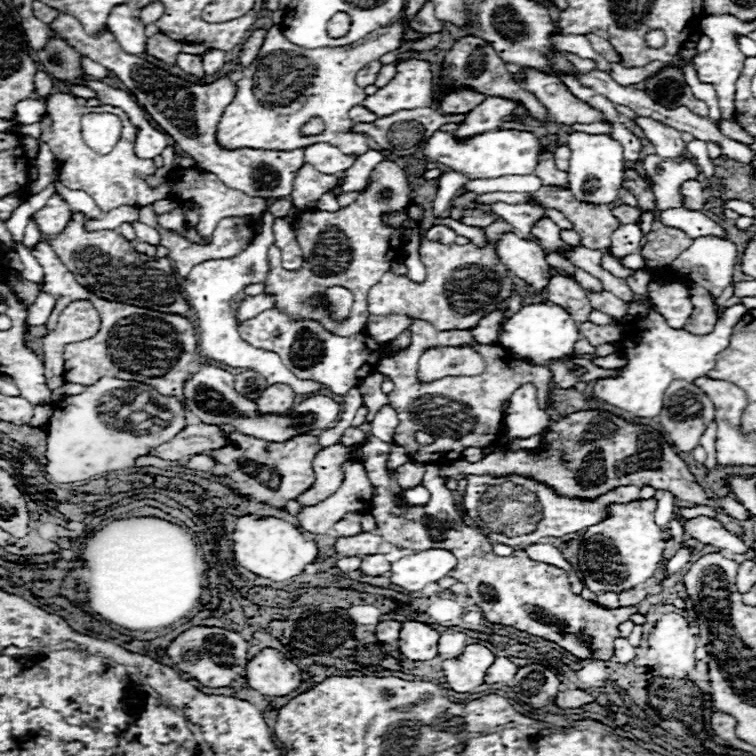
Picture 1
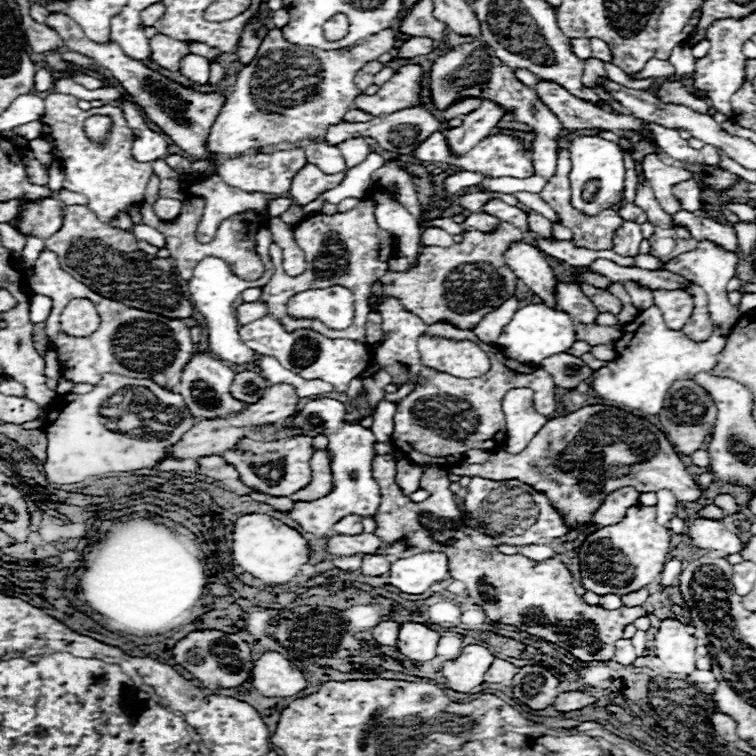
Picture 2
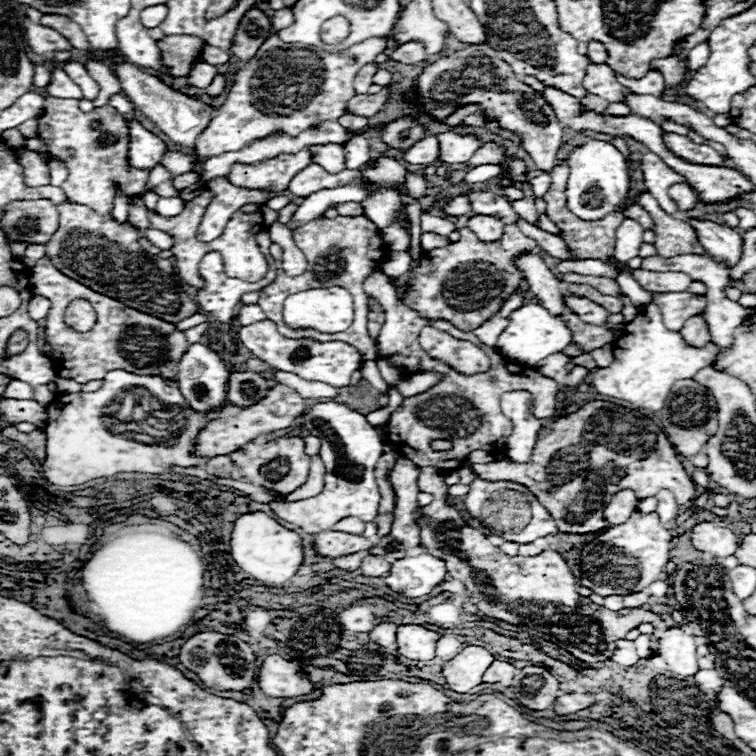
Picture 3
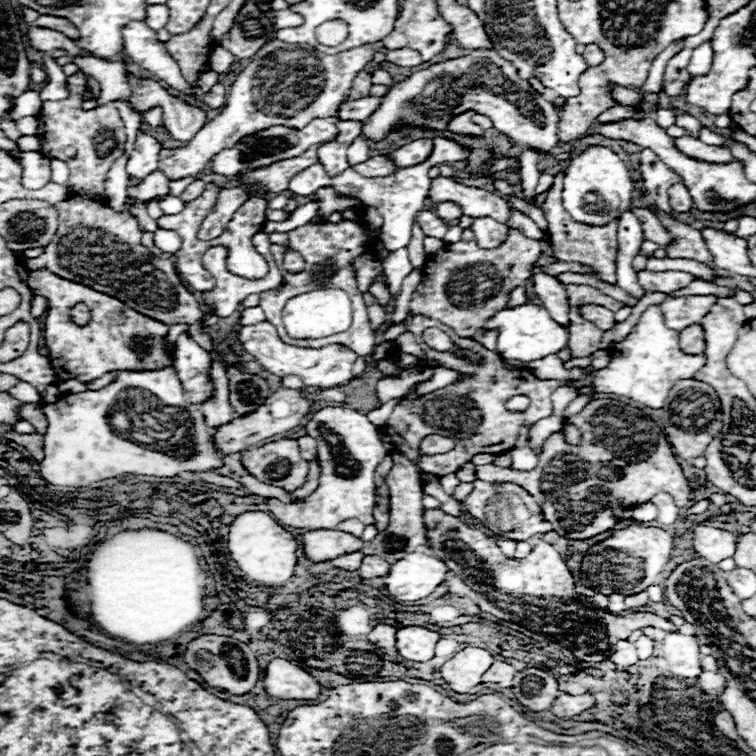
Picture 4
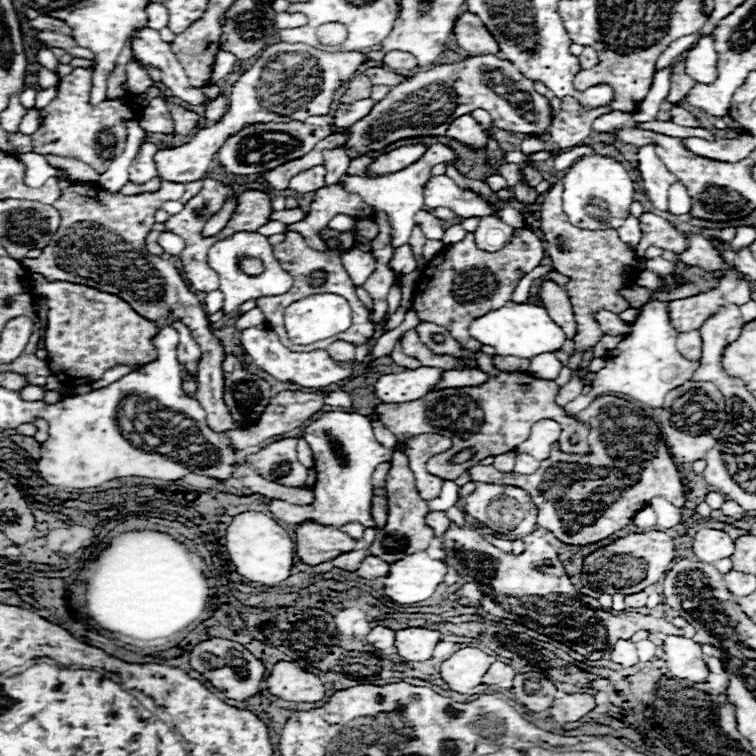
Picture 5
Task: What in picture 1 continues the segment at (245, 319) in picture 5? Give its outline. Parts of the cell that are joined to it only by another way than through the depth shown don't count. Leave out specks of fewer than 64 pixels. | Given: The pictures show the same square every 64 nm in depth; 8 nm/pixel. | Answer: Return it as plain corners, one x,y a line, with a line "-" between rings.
258,294
258,296
246,296
240,306
238,306
238,320
242,322
244,318
252,318
252,314
260,314
260,310
268,310
268,306
274,306
274,296
272,294

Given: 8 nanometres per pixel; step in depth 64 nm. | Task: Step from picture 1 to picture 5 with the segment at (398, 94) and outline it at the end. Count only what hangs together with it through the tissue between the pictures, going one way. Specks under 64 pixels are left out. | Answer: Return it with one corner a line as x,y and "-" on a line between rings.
372,98
356,100
352,104
340,104
334,110
334,124
336,124
336,128
356,124
358,120
362,120
364,116
370,114
370,110
374,108
374,104
376,104
376,100
372,100

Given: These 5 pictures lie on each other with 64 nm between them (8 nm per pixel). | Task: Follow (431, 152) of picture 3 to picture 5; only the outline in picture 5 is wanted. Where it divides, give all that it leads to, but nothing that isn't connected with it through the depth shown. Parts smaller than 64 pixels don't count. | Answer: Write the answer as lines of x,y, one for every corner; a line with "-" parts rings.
410,144
410,146
402,146
402,148
396,148
388,154
382,154
376,158
376,162
368,168
374,176
382,176
382,174
390,174
390,172
396,172
396,170
402,170
406,166
410,166
412,162
420,160
422,154
428,150
426,144

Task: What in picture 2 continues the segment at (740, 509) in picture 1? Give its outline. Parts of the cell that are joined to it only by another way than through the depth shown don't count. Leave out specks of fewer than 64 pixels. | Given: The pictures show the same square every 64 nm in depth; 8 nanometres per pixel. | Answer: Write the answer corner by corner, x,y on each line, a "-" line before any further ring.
718,494
714,498
714,504
718,508
722,508
726,514
738,514
740,512
740,506
736,504
736,500
730,496
730,494

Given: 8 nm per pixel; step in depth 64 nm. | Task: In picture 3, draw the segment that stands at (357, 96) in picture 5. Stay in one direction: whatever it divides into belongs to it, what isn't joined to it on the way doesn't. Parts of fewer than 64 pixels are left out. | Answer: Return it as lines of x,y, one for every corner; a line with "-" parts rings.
372,62
368,66
364,66
358,74
356,74
356,80
354,80
354,90
358,94
366,94
368,88
372,86
372,76
378,72
378,64

